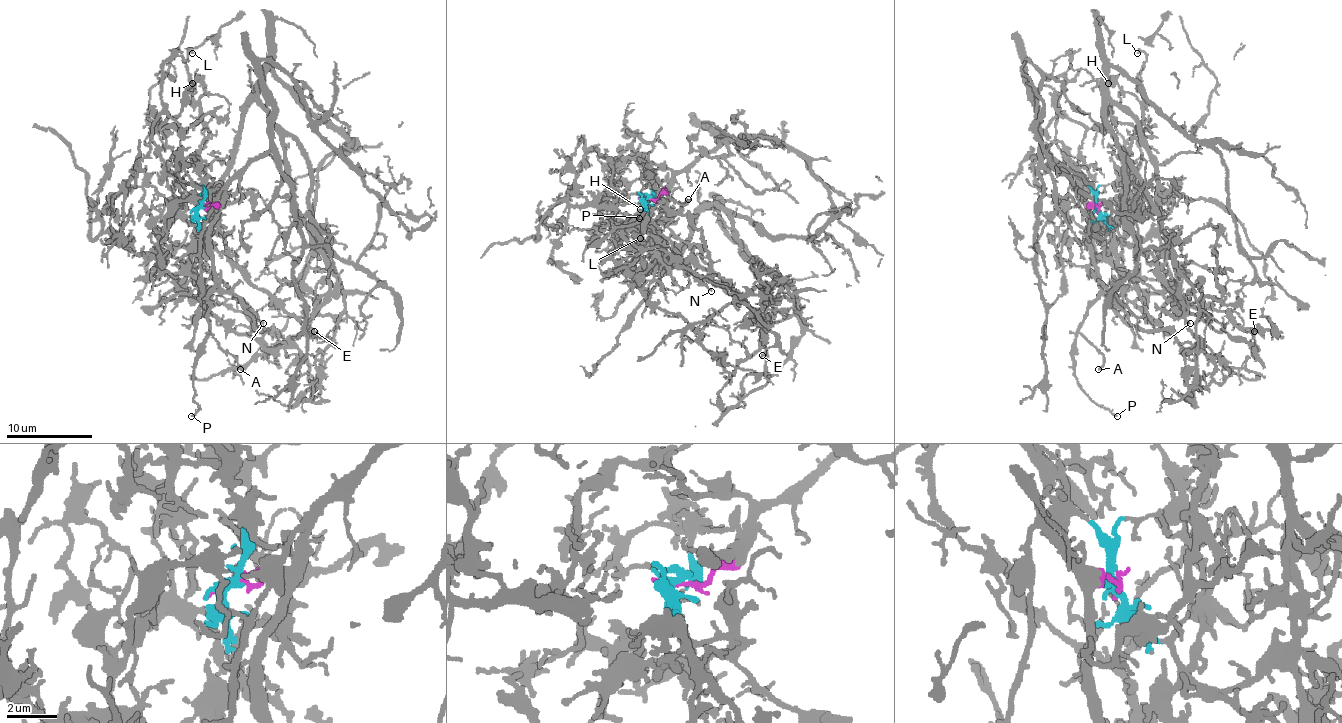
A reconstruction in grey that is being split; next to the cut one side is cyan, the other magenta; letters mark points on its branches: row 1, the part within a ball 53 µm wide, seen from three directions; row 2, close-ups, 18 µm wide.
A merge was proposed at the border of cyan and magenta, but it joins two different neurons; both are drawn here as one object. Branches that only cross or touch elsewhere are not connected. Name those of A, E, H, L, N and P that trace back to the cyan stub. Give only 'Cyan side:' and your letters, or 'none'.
Cyan side: E, H, L, N

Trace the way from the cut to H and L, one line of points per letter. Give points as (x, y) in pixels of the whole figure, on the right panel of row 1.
H: (1098, 208), (1115, 227), (1126, 193), (1128, 145), (1143, 120), (1141, 103), (1115, 81), (1109, 83)
L: (1098, 208), (1115, 227), (1126, 193), (1128, 145), (1143, 120), (1139, 79), (1145, 53), (1137, 53)

